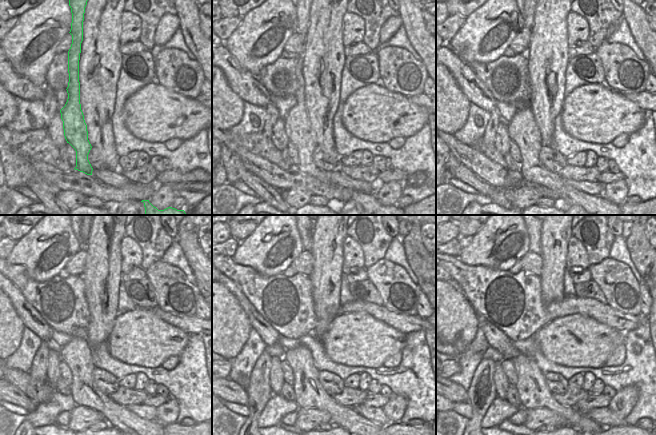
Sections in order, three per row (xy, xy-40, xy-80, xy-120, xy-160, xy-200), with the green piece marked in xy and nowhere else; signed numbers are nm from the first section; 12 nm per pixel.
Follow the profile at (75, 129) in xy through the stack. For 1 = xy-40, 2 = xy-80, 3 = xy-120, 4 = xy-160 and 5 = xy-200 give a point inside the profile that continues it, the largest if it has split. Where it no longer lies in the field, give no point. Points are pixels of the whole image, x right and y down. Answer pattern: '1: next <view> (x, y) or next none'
1: next xy-40 (298, 129)
2: next xy-80 (522, 129)
3: next xy-120 (77, 354)
4: next xy-160 (309, 393)
5: next xy-200 (532, 389)

